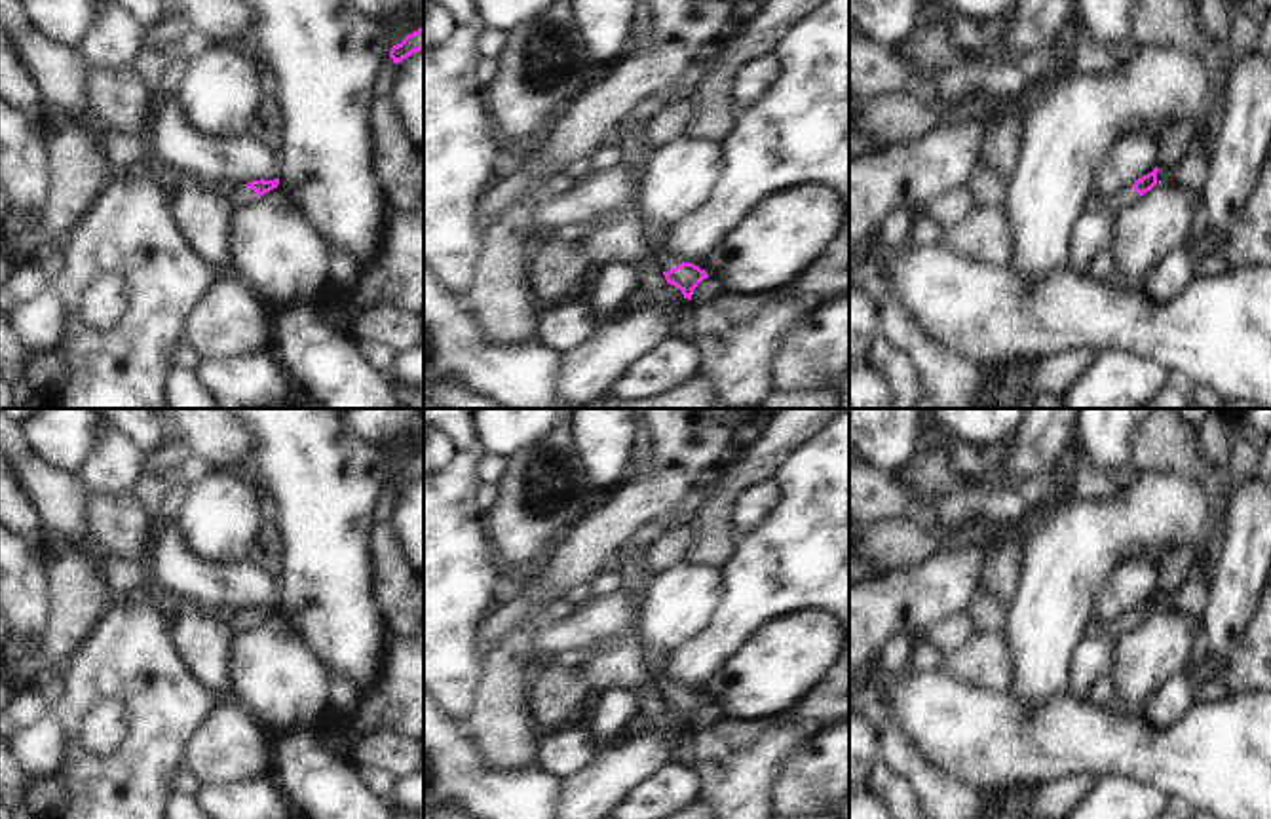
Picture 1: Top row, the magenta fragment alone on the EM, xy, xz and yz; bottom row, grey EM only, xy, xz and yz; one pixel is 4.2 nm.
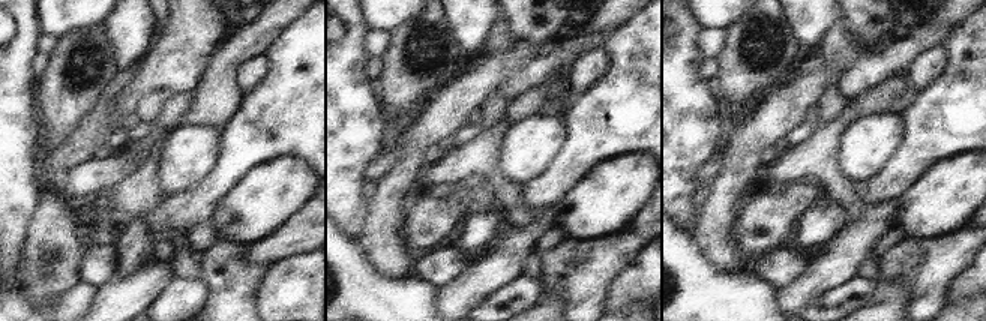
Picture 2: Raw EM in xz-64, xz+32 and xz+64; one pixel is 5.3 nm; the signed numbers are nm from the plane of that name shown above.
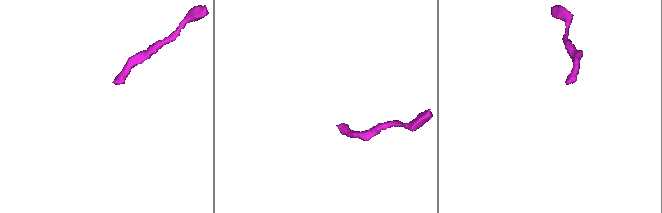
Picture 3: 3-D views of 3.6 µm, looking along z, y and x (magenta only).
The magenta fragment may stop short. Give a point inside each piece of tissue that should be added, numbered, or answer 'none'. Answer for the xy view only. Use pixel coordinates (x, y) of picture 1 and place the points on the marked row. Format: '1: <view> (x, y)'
1: xy (242, 194)

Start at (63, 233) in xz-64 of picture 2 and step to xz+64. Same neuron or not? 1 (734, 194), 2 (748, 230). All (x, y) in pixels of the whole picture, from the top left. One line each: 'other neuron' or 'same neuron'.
1: same neuron
2: other neuron

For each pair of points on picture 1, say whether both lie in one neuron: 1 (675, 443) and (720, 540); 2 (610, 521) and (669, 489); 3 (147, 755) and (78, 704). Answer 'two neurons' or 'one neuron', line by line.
1: two neurons
2: one neuron
3: one neuron

